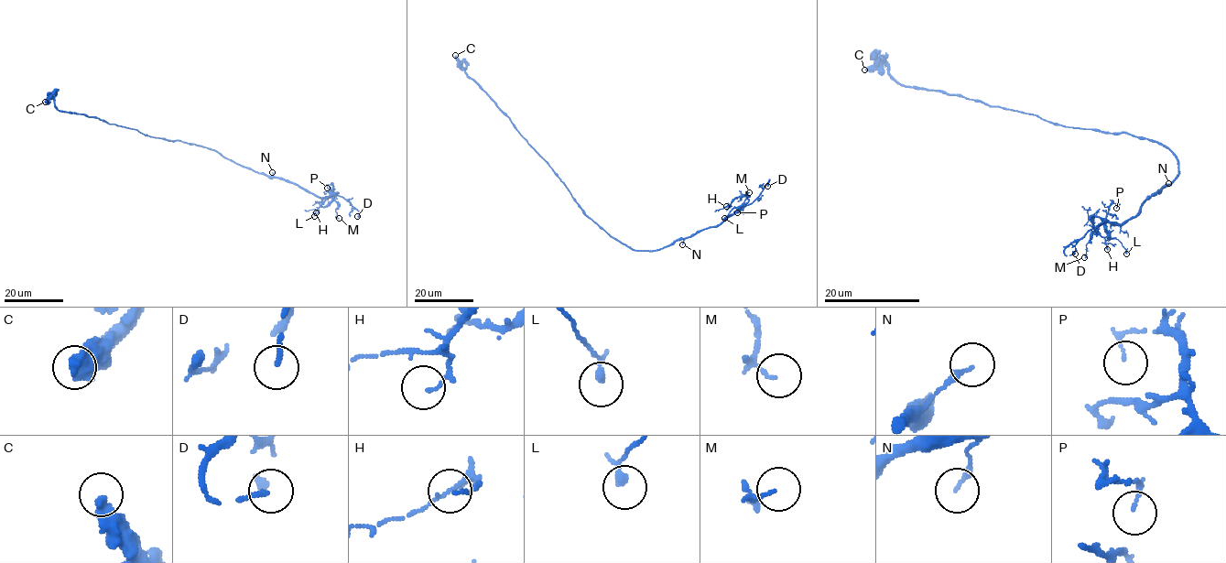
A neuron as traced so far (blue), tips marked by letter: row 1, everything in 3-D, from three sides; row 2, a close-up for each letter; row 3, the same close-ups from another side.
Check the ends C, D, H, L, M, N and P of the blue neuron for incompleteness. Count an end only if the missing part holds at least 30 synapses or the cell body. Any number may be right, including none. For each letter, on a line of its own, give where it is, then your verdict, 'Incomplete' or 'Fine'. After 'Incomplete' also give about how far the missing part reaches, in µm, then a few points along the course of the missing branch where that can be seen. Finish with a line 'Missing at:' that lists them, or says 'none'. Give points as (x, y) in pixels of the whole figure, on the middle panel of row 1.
C: Place: (455, 55). Fine
D: Place: (767, 186). Incomplete. Missing length about 15 µm. Course of what is missing: (767, 186), (759, 218)
H: Place: (726, 206). Fine
L: Place: (724, 218). Fine
M: Place: (749, 192). Fine
N: Place: (682, 244). Fine
P: Place: (737, 212). Fine
Missing at: D

